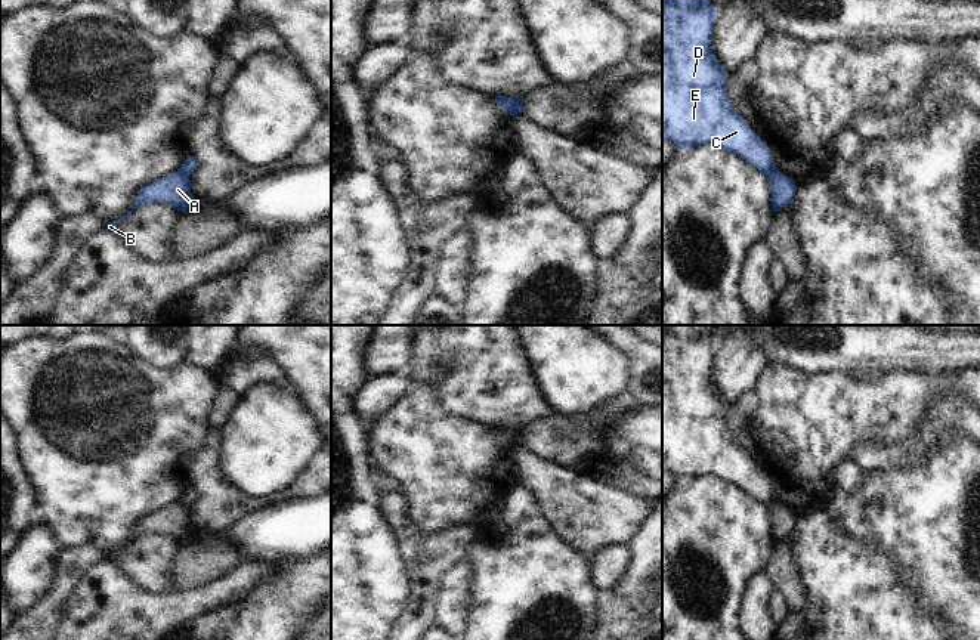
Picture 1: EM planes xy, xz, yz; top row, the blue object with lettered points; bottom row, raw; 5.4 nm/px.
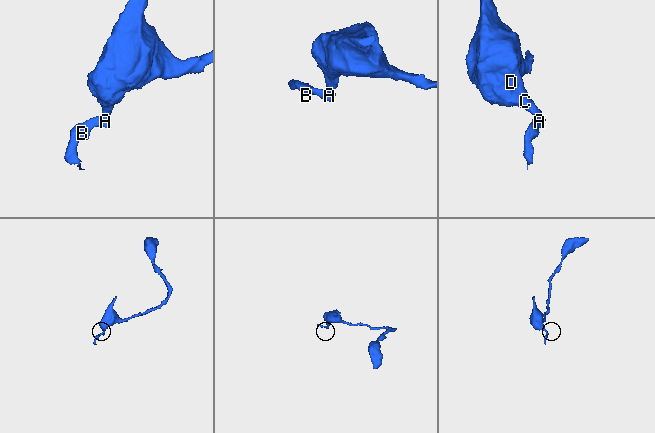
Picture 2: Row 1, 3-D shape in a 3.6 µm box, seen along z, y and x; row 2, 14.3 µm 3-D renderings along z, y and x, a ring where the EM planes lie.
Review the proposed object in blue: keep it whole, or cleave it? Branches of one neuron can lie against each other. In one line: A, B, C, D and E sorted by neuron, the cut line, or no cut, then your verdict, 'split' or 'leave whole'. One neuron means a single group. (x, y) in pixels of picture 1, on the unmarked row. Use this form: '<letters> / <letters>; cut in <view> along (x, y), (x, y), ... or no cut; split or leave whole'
A B / C D E; cut in xz along (510, 429), (512, 439), (516, 444); split

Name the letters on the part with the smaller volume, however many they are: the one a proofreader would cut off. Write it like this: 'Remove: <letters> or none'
Remove: A, B

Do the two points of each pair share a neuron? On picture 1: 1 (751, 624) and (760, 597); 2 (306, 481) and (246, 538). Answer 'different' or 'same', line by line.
1: same
2: different

